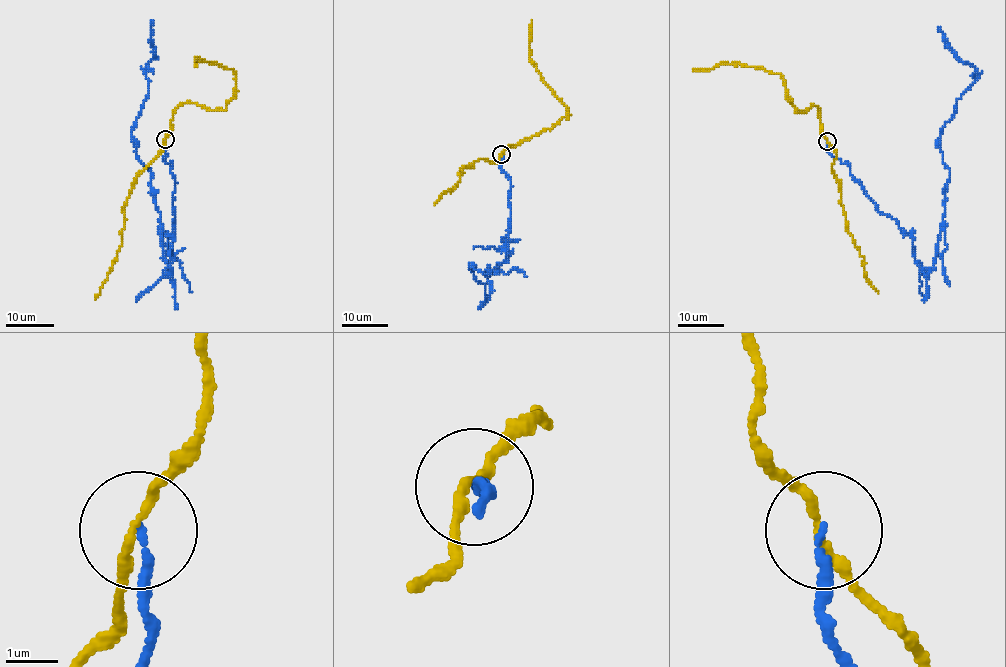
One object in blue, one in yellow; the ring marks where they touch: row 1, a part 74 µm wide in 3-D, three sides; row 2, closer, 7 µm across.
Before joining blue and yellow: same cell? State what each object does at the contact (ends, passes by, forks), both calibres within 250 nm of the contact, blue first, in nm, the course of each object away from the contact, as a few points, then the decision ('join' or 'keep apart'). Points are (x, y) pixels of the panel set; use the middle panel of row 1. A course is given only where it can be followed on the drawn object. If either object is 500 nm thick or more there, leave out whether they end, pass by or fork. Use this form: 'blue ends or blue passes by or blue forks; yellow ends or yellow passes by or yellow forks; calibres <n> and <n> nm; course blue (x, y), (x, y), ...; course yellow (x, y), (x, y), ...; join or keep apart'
blue ends; yellow passes by; calibres 140 and 160 nm; course blue (501, 154), (511, 188), (510, 254), (488, 276), (468, 267), (484, 285), (482, 305), (490, 291), (489, 265); course yellow (501, 154), (508, 146), (550, 129), (568, 114), (568, 109), (530, 57), (532, 20); keep apart

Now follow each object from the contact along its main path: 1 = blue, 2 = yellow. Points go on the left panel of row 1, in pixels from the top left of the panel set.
1: (165, 140), (176, 188), (174, 283), (151, 171), (138, 158), (131, 130), (148, 96), (152, 21)
2: (165, 140), (172, 112), (180, 104), (224, 109), (235, 92), (231, 69), (195, 58), (197, 66)

